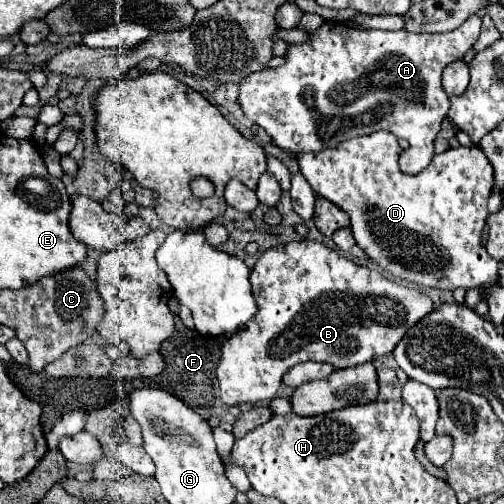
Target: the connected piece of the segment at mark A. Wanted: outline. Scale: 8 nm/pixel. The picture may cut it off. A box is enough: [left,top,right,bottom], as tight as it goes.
[238,16,482,174]

